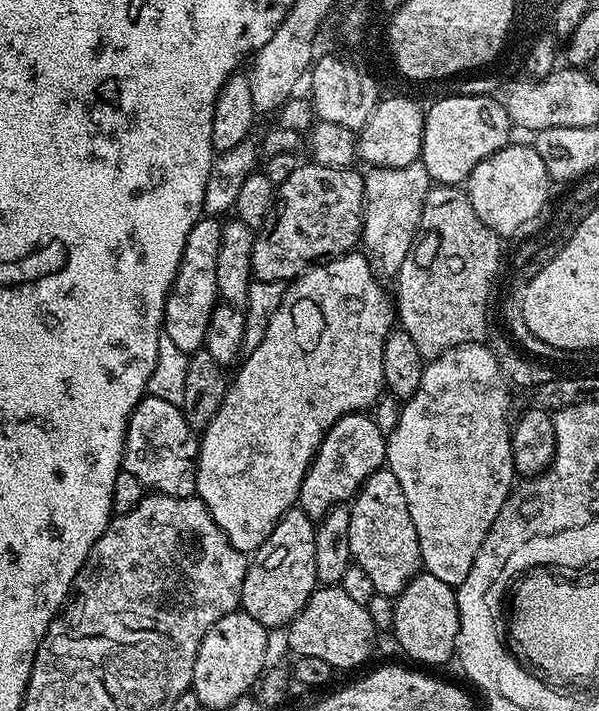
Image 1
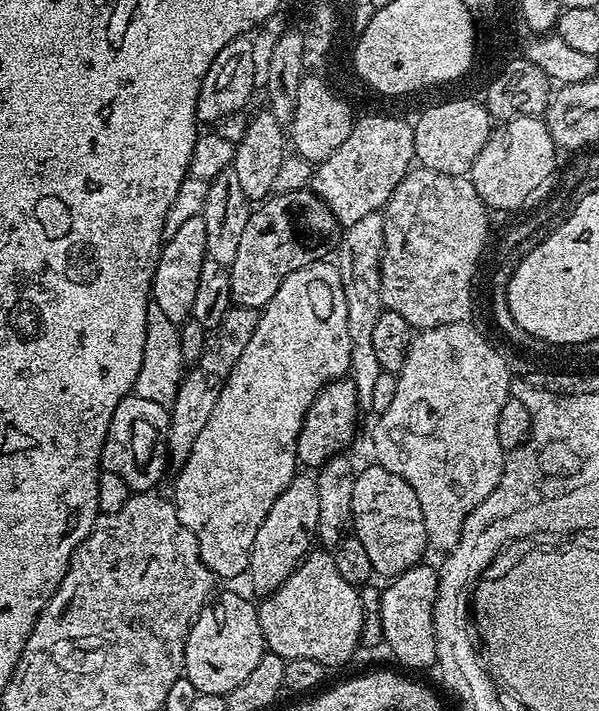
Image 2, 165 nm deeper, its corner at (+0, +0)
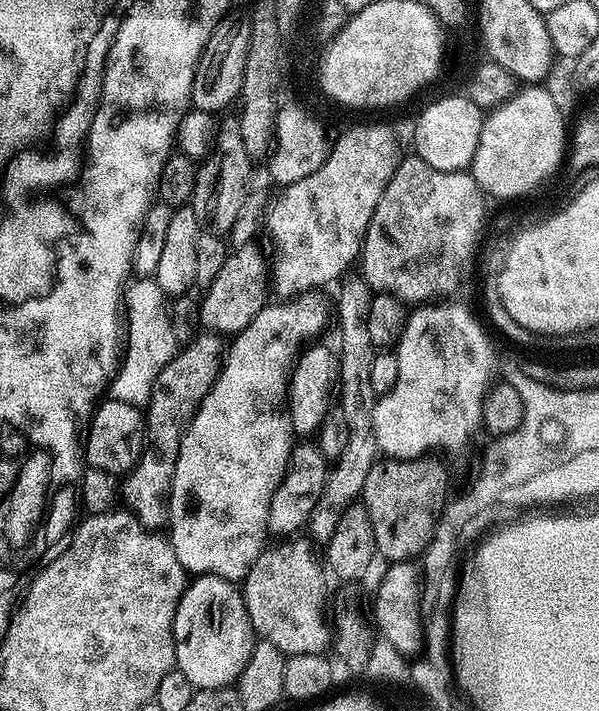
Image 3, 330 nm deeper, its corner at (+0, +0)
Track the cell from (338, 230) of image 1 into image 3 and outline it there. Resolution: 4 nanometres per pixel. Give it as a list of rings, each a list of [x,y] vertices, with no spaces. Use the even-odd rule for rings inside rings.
[[[255,243],[243,244],[229,253],[218,278],[206,286],[200,298],[200,328],[217,334],[235,334],[250,326],[254,318],[270,300],[270,276],[266,271],[266,260],[260,257]]]

